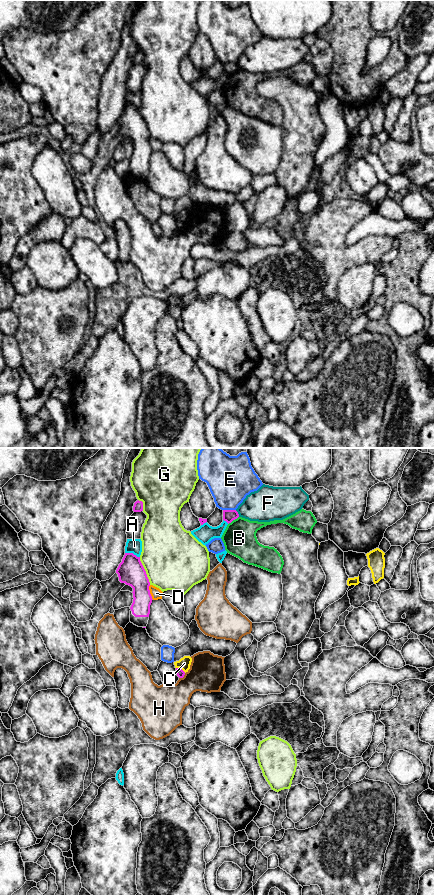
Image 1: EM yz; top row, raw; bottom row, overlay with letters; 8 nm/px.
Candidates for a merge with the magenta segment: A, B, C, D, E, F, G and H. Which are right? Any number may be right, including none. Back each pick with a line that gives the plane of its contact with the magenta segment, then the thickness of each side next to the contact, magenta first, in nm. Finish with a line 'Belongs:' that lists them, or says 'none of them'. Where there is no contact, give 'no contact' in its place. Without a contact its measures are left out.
Belongs: none of them

